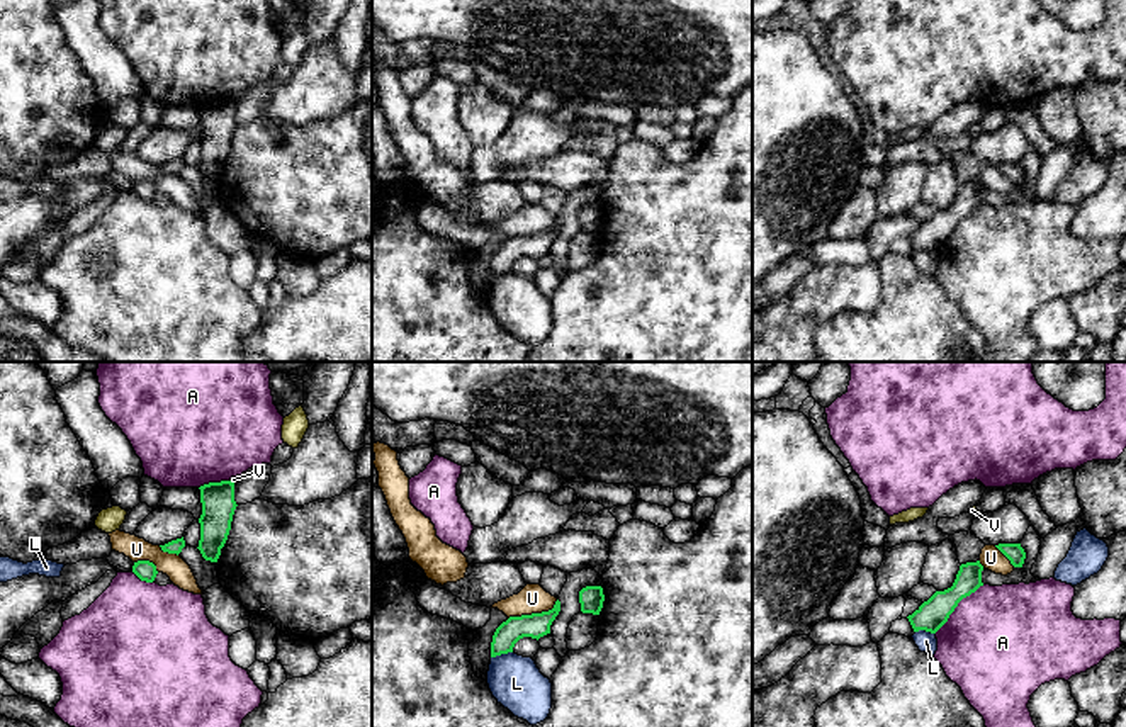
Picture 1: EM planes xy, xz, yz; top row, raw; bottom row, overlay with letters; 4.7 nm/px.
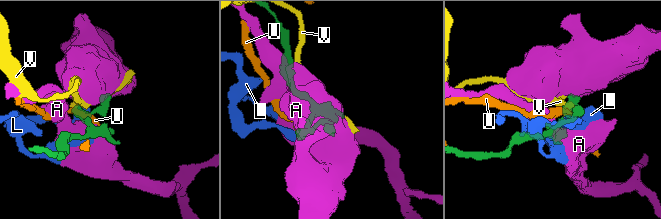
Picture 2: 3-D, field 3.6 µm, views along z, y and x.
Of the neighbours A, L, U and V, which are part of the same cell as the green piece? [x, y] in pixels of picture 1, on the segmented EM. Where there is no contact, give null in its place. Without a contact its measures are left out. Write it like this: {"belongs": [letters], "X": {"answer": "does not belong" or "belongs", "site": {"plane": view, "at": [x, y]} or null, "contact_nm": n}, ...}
{"belongs": [], "A": {"answer": "does not belong", "site": {"plane": "yz", "at": [957, 605]}, "contact_nm": 340}, "L": {"answer": "does not belong", "site": {"plane": "xz", "at": [501, 653]}, "contact_nm": 110}, "U": {"answer": "does not belong", "site": {"plane": "xz", "at": [534, 614]}, "contact_nm": 260}, "V": {"answer": "does not belong", "site": {"plane": "xy", "at": [233, 483]}, "contact_nm": 40}}

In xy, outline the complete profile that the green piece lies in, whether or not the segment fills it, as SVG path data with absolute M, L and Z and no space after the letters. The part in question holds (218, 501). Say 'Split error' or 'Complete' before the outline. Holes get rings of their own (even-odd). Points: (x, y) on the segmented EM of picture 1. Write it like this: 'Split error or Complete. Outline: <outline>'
Complete. Outline: M209 482L199 489L202 515L199 518L200 540L197 549L205 561L217 562L221 549L228 540L233 515L238 506L234 501L234 482Z

